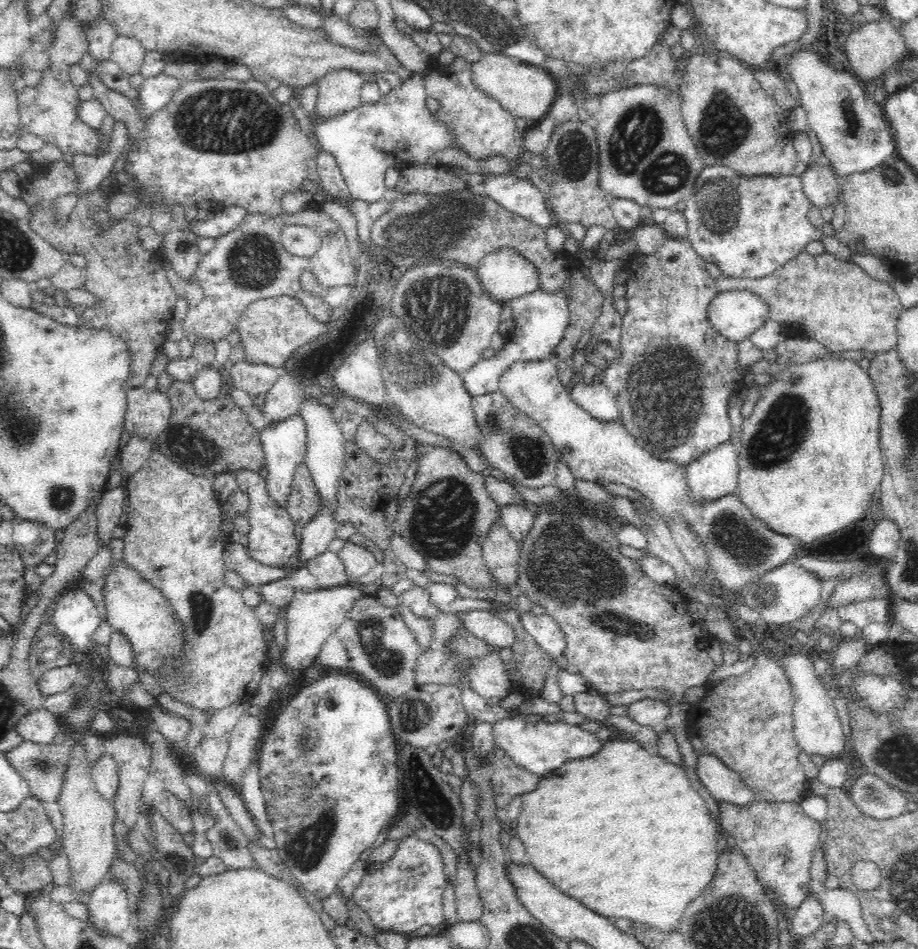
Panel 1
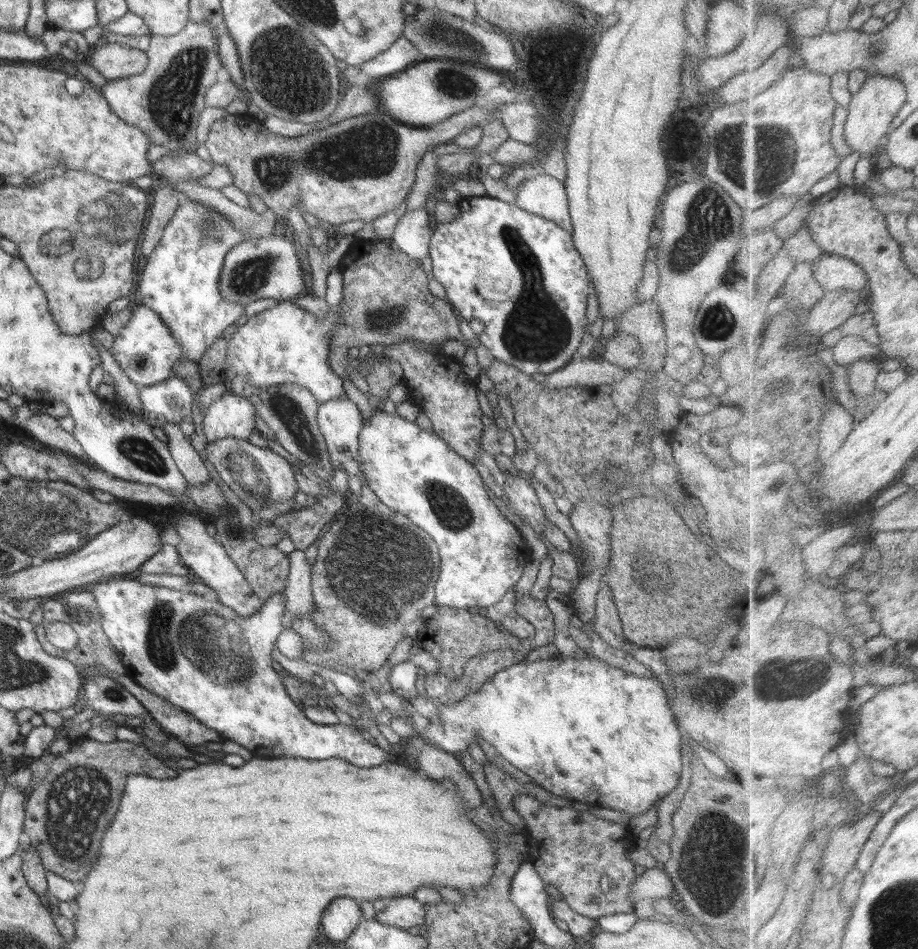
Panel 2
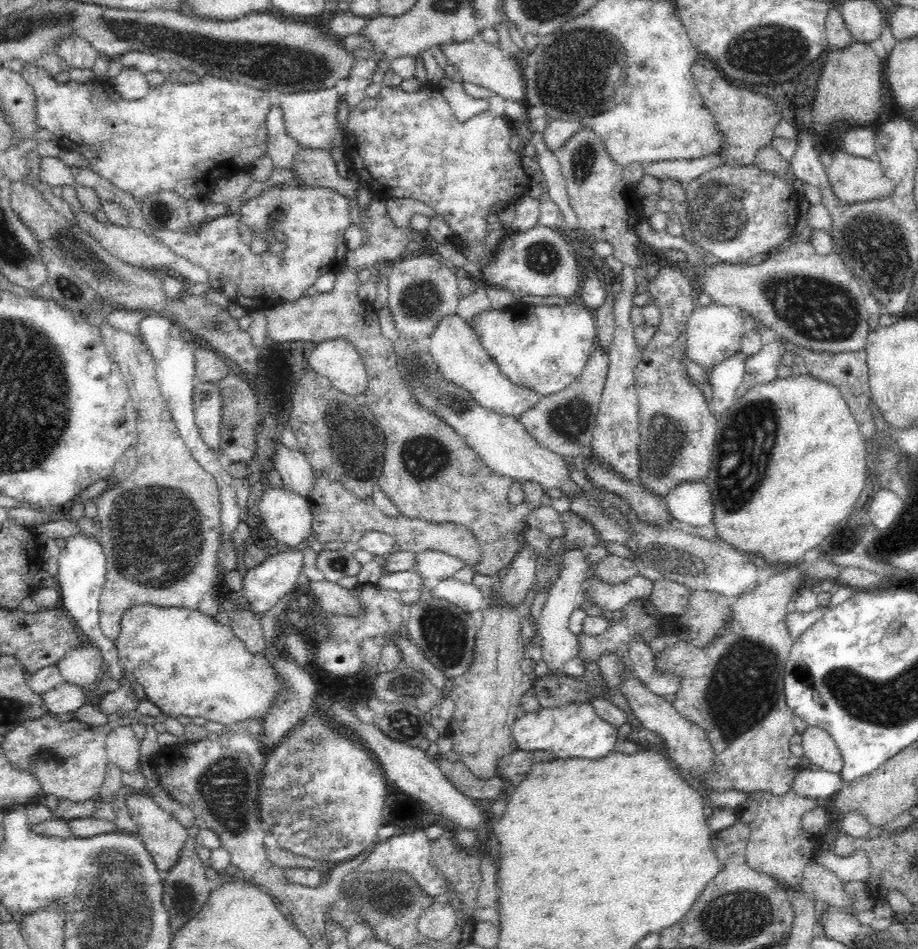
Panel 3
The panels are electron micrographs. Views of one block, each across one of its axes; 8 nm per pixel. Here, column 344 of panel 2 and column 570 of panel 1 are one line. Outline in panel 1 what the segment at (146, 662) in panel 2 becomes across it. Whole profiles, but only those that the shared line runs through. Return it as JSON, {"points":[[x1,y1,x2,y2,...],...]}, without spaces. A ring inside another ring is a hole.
{"points":[[520,715,504,717,500,722,493,724,493,737,498,748,505,750,517,765,524,767,532,774,539,775,540,778,560,768,568,760,588,758,596,754,604,743,594,733,578,725,562,722,545,723,544,721,530,723]]}

